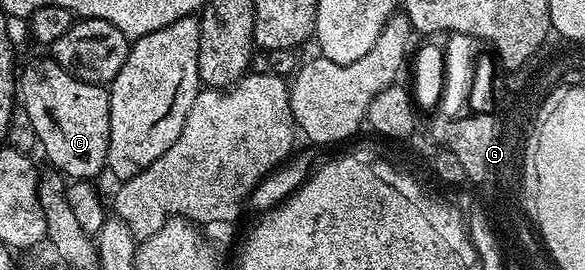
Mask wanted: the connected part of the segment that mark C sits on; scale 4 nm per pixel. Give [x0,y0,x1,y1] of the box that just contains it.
[16,58,110,181]

